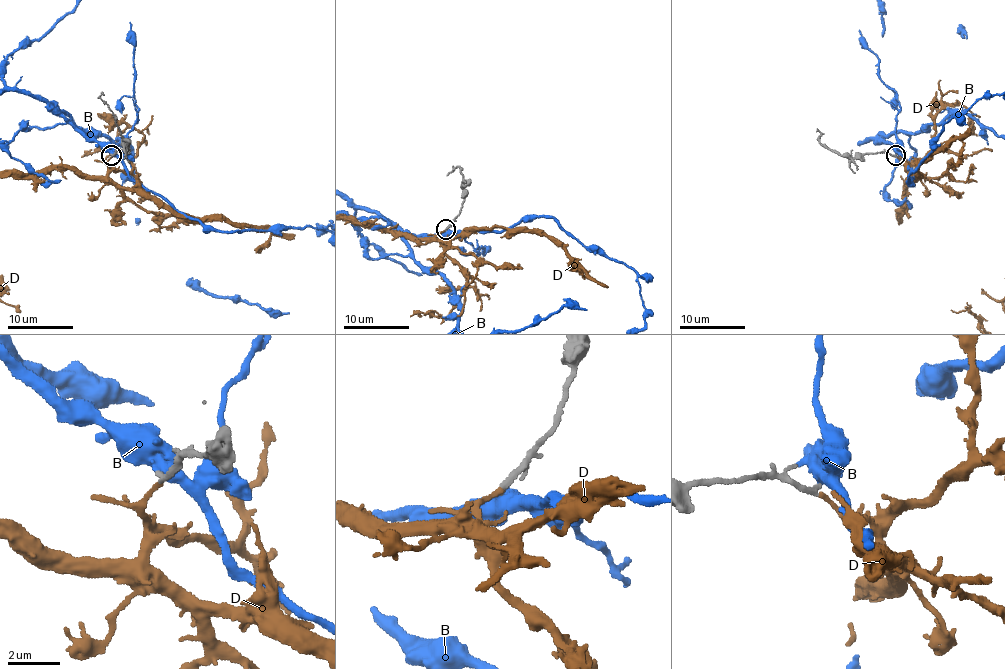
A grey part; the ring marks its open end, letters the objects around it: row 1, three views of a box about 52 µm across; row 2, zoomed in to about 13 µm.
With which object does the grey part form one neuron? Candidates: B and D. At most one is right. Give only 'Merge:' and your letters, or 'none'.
Merge: D

